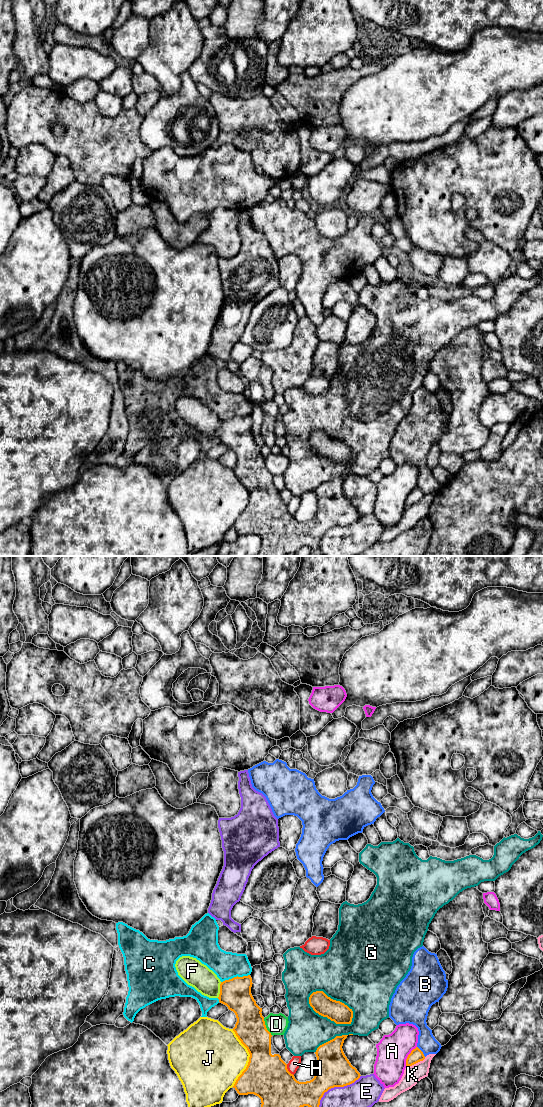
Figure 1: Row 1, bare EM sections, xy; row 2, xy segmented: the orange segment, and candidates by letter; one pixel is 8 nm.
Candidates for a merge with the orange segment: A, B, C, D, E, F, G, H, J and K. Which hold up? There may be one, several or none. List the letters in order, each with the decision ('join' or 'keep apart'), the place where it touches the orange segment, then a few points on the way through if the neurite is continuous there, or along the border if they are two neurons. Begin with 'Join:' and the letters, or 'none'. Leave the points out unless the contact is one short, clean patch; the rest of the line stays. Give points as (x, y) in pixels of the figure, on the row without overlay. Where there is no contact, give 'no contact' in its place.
Join: F
A: keep apart | xy (408, 496)
B: keep apart | xy (421, 491)
C: keep apart | xy (235, 417)
D: keep apart | xy (265, 467)
E: keep apart | xy (335, 526)
F: join | xy (220, 430) | across xy (235, 433), (220, 430), (213, 428), (194, 413)
G: keep apart | xy (325, 456)
H: keep apart | xy (287, 510)
J: keep apart | xy (249, 498)
K: keep apart | xy (415, 503)

